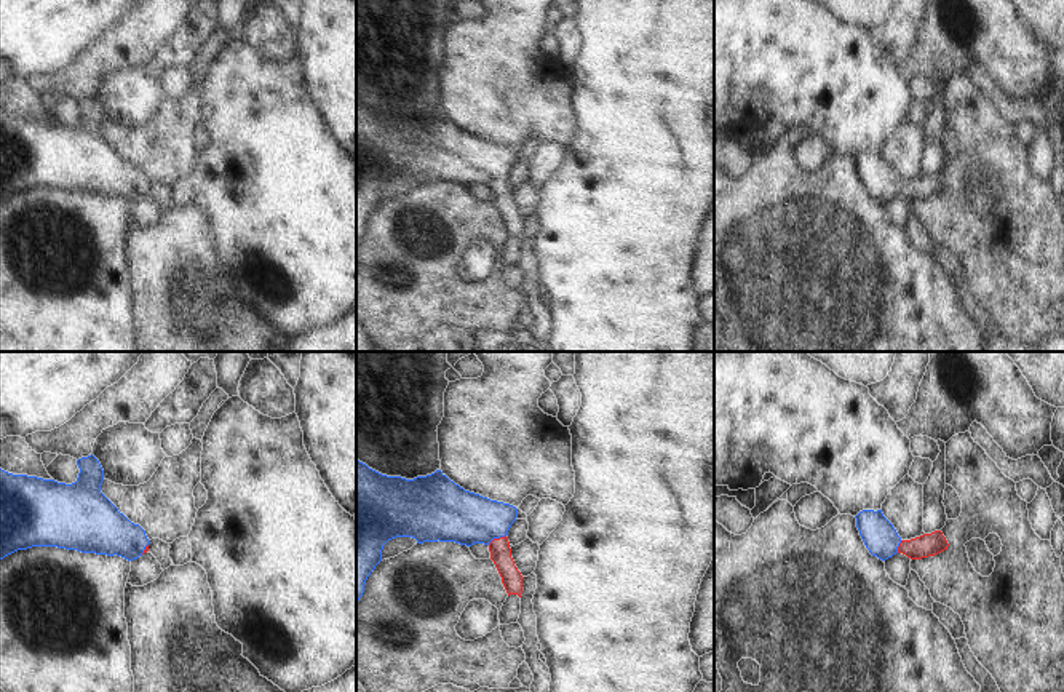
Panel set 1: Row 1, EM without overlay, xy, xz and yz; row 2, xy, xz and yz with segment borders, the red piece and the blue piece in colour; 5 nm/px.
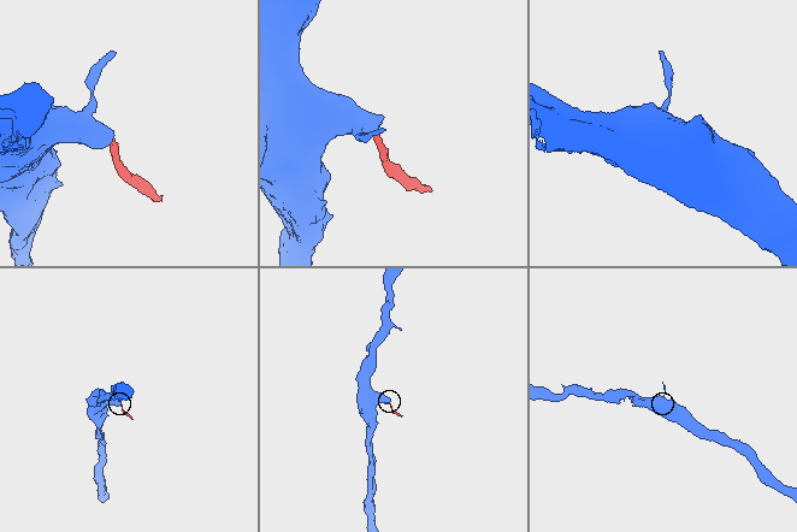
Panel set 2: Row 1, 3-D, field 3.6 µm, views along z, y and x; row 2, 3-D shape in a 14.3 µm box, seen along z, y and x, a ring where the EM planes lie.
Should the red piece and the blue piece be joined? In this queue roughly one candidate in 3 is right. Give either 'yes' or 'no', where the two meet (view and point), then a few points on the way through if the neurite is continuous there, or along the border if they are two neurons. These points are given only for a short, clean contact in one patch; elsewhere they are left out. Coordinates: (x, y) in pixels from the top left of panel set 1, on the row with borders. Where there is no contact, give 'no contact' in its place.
yes; meets red in xz at (496, 539); runs through xz (500, 553), (496, 539), (476, 520), (456, 515)

